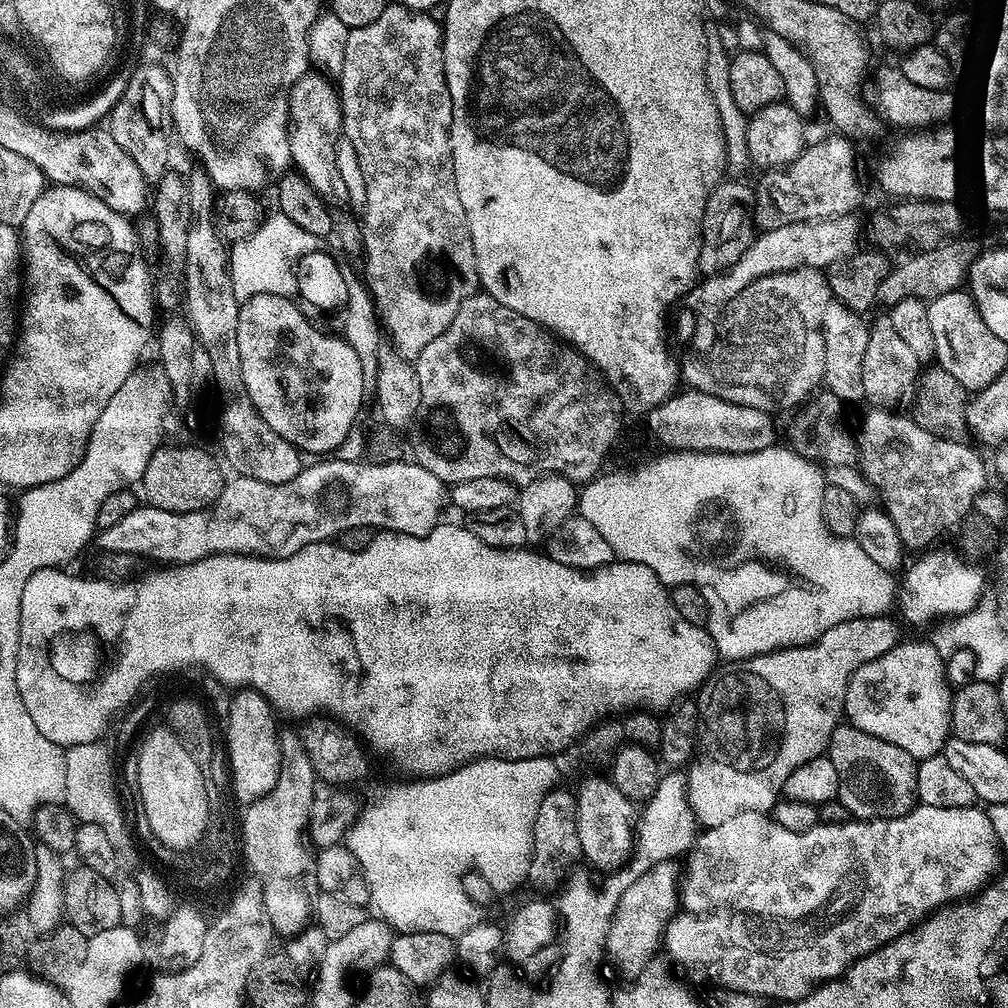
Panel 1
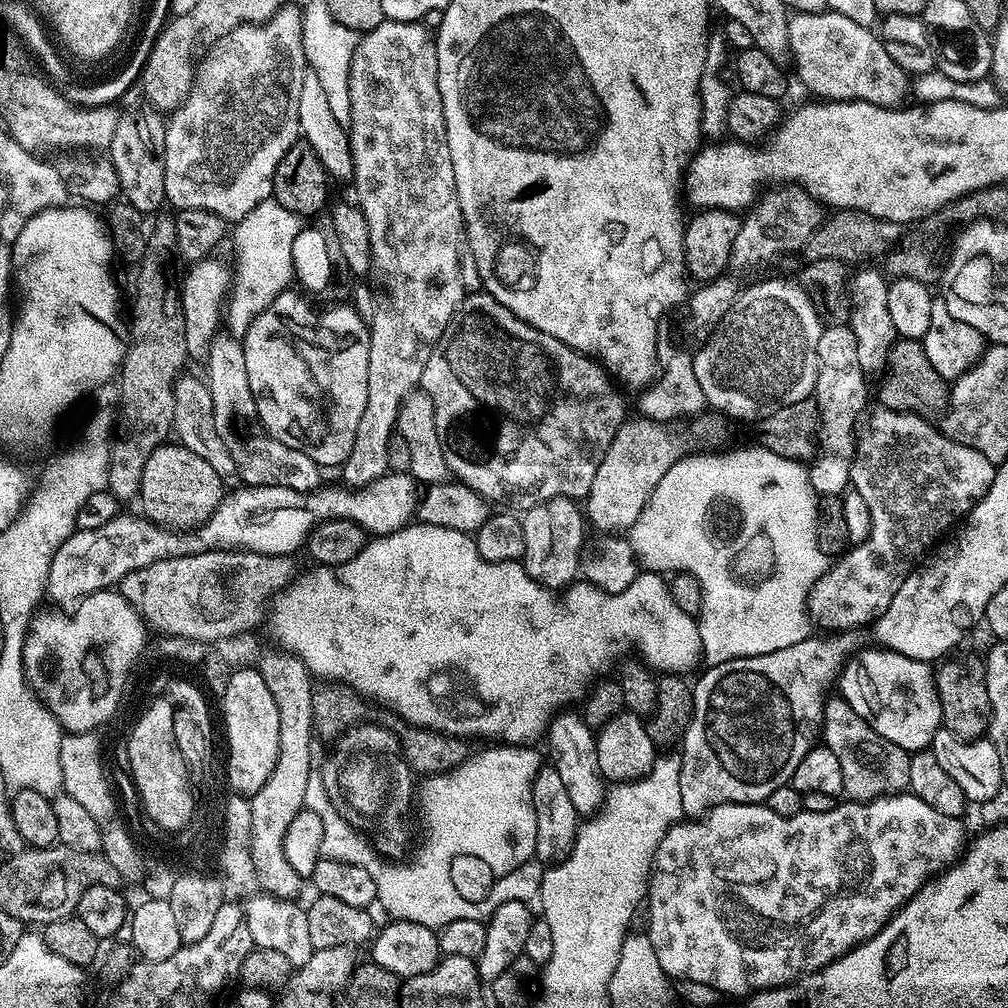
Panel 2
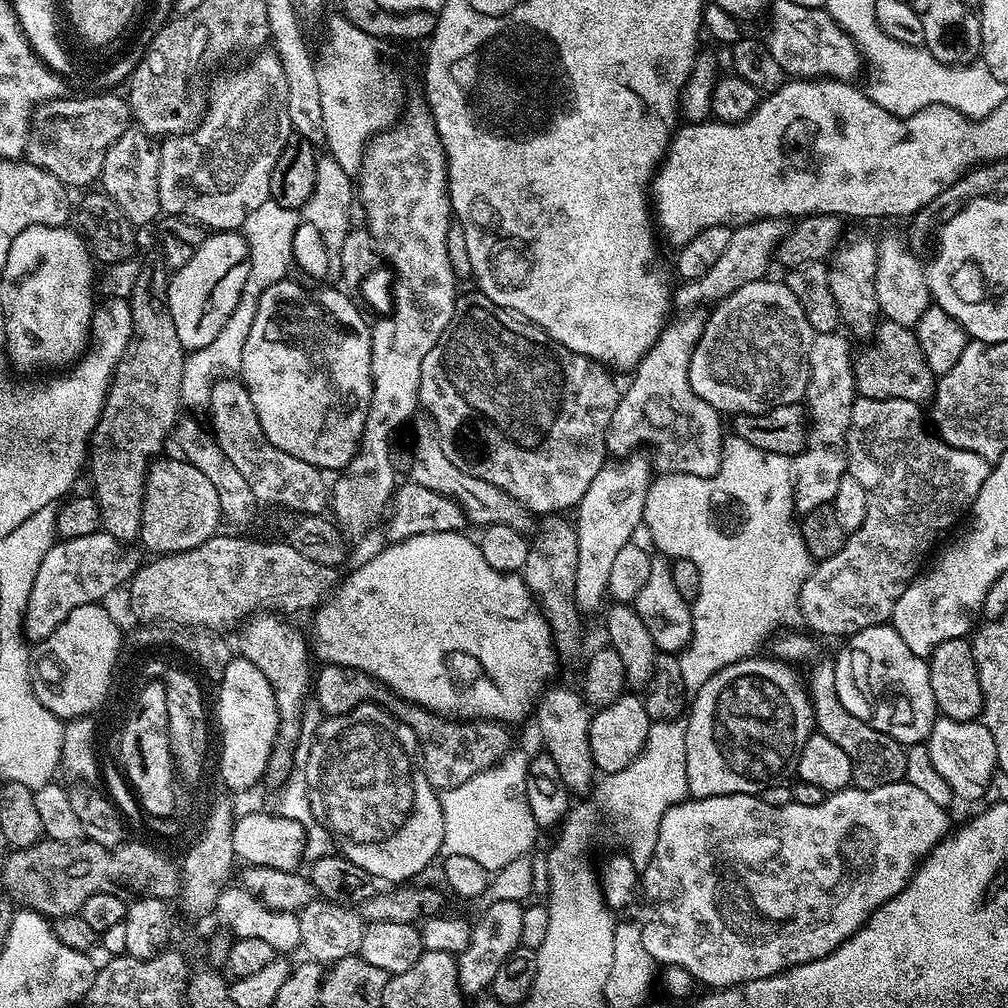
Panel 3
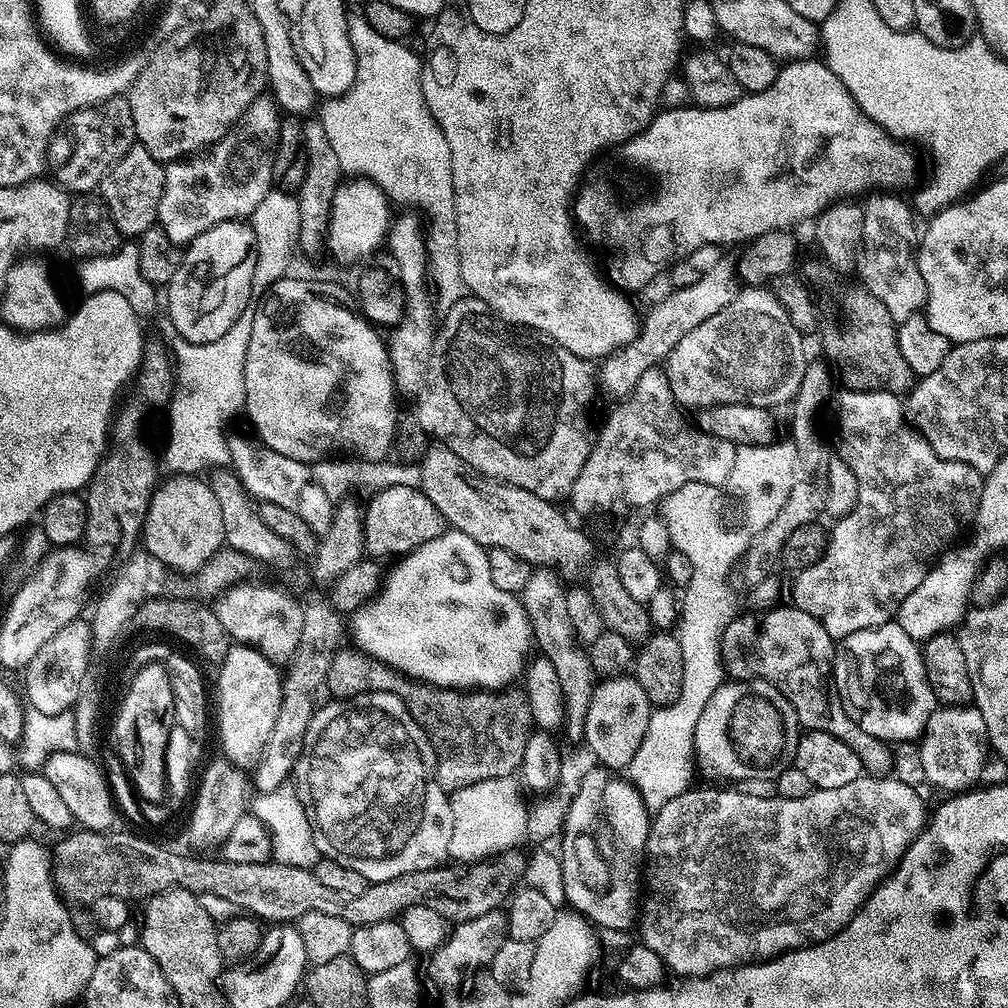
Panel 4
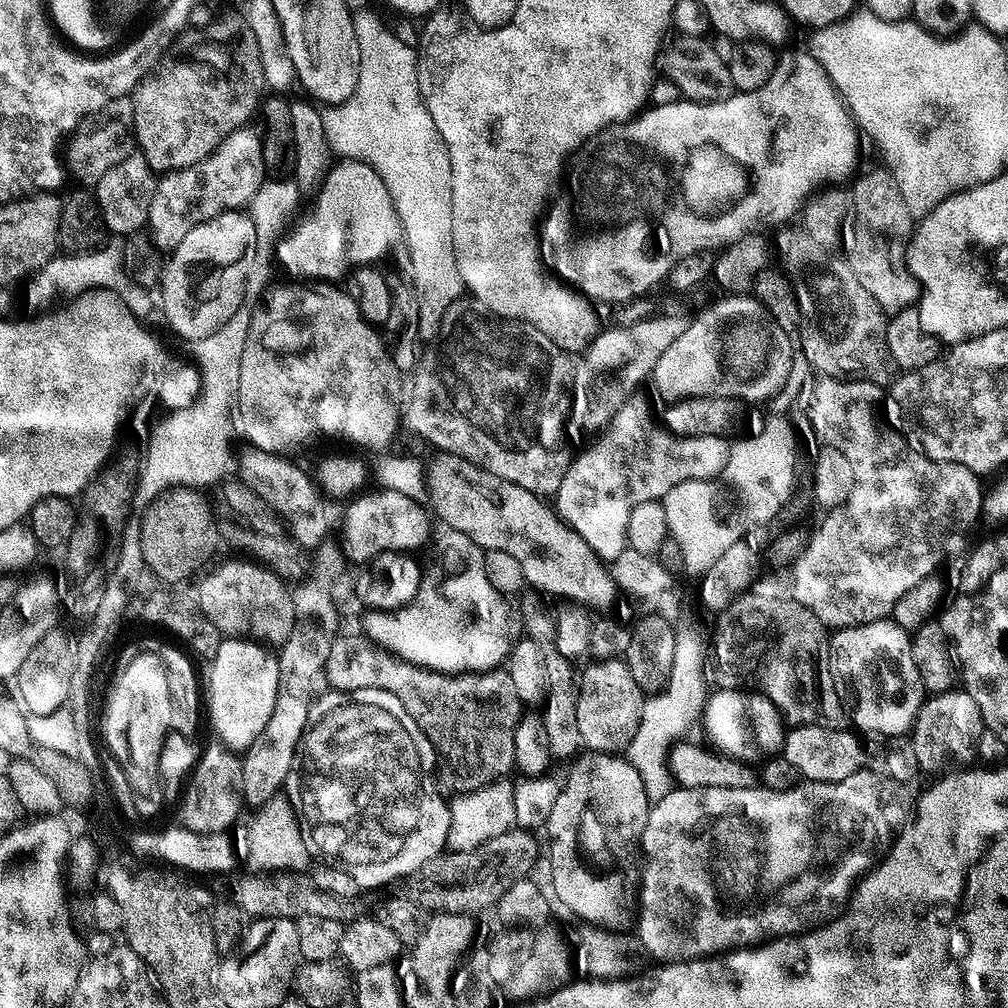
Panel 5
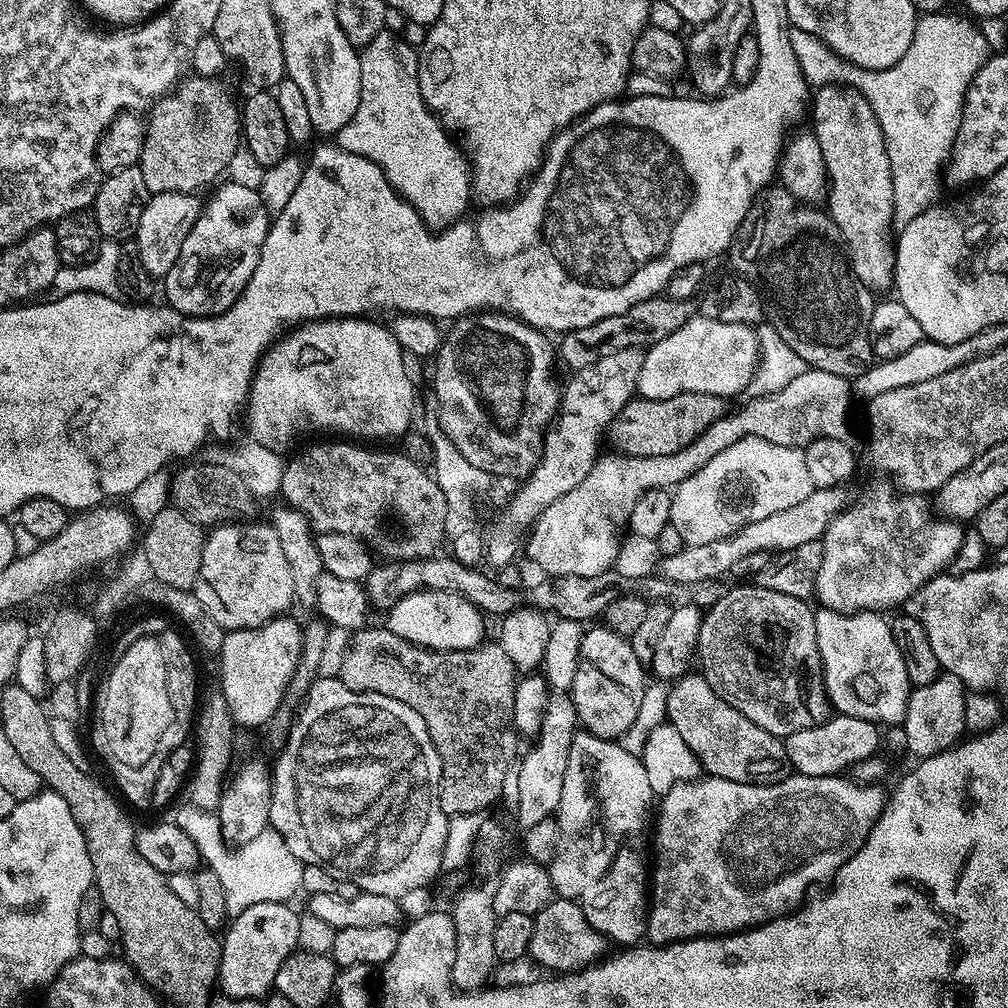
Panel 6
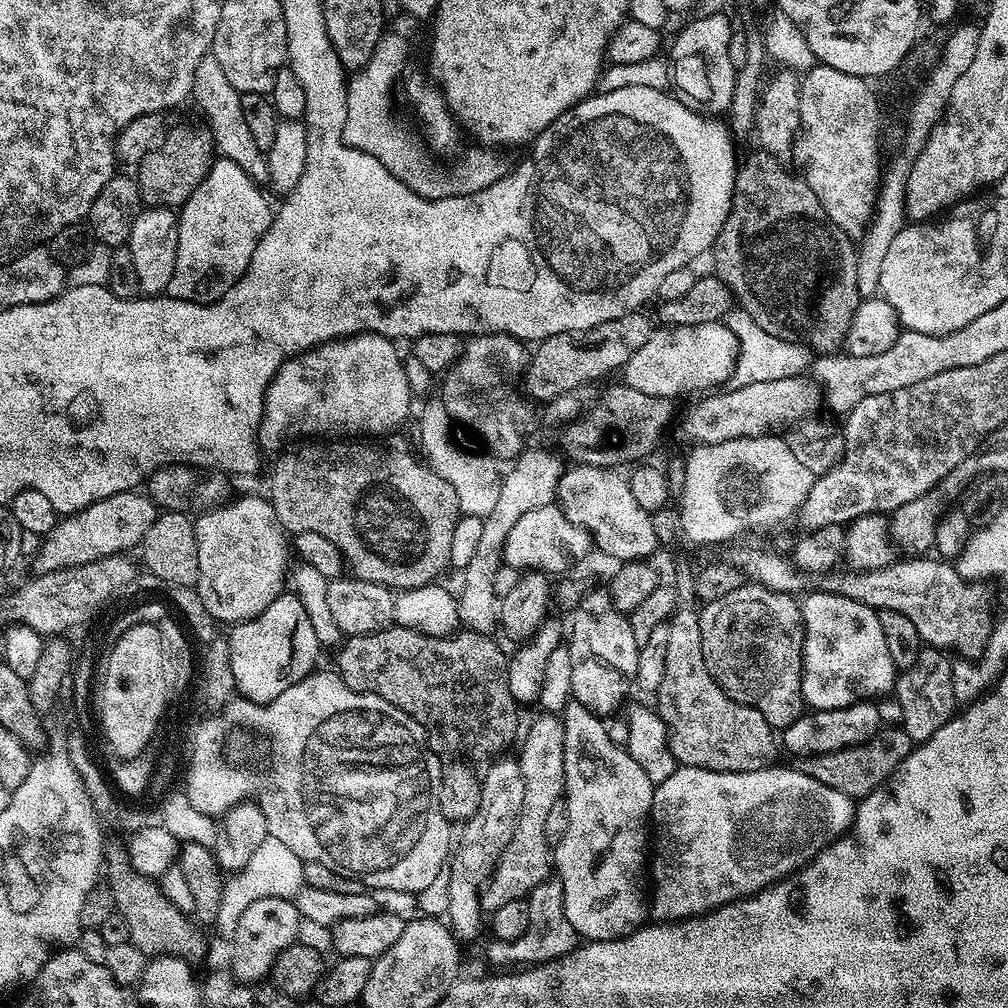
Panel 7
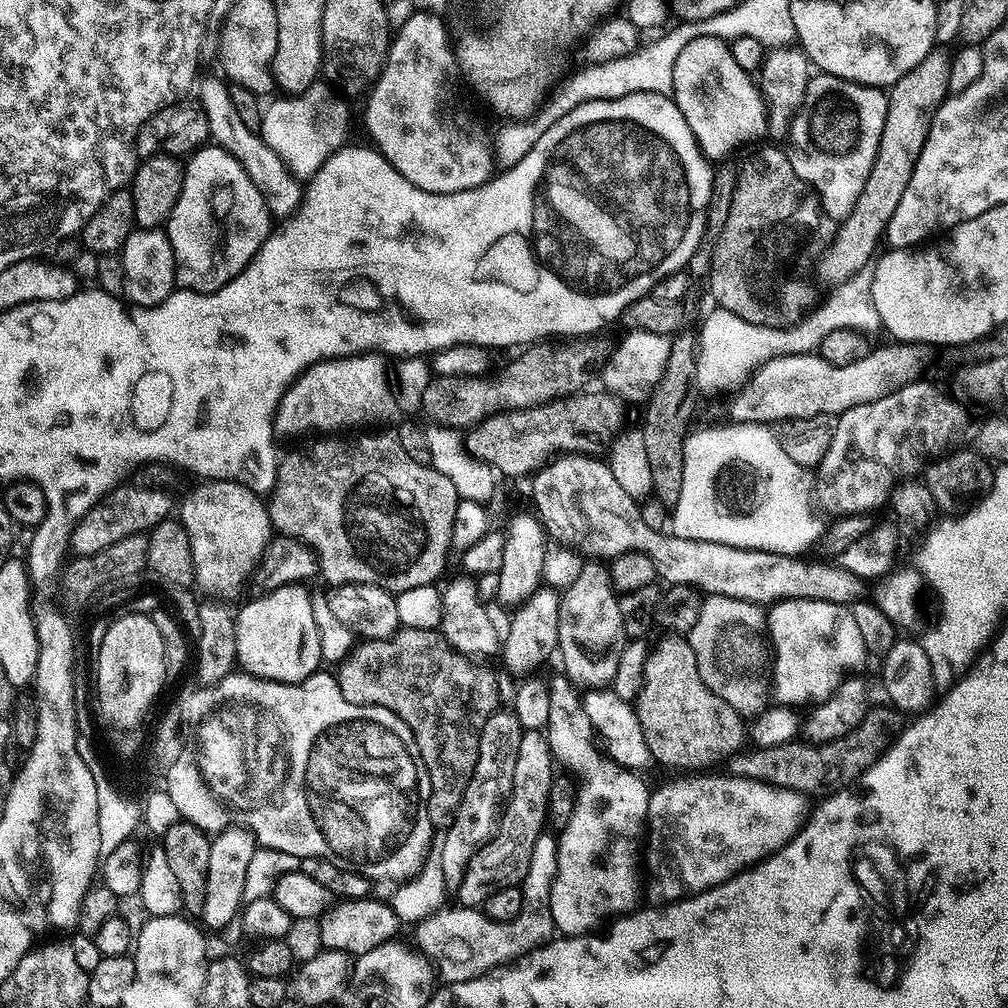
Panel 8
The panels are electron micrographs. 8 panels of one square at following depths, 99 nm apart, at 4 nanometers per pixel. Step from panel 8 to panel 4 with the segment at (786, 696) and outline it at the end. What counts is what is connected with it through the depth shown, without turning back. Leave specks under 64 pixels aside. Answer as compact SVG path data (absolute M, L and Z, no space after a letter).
M895 622L870 630L858 630L839 641L836 644L836 659L832 661L832 678L846 714L850 714L850 718L858 722L858 726L862 726L866 734L874 734L874 738L879 740L915 741L923 736L930 714L938 707L934 690L930 690L926 678L921 645L912 640L910 634L906 634L906 630L902 630L902 626Z

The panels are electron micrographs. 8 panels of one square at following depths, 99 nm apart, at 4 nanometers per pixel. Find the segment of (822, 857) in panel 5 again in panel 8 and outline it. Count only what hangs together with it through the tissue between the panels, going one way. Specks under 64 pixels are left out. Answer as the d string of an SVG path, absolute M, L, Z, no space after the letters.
M698 774L696 778L688 778L686 780L676 780L670 784L664 785L656 792L653 791L648 797L648 819L646 821L646 896L648 896L653 905L672 904L676 900L683 900L685 896L691 896L698 892L705 892L707 888L718 886L722 882L726 882L730 877L737 876L746 868L757 864L759 860L777 852L779 848L784 846L786 842L793 839L800 830L802 823L806 818L806 808L804 812L804 803L806 797L803 792L795 792L794 790L786 790L778 786L770 786L762 782L754 782L754 778L738 778L721 774L721 776L704 776L708 774Z

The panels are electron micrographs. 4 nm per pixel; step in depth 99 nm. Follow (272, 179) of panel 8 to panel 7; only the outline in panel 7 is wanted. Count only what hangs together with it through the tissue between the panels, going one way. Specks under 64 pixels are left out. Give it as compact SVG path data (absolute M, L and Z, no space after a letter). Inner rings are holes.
M210 52L199 60L195 70L192 98L204 112L210 126L208 126L213 143L217 151L236 165L256 183L262 184L268 180L268 163L265 151L253 139L242 112L240 93L230 84L224 70ZM221 151L221 152L220 152Z

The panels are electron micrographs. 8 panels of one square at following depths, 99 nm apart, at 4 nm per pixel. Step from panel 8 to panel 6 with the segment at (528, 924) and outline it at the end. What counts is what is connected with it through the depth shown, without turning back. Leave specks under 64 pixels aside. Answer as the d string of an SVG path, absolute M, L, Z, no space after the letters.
M556 898L534 918L534 934L530 938L528 951L531 959L534 958L542 967L549 968L549 973L567 974L579 972L580 969L597 963L605 955L604 944L606 945L606 937L594 930L594 926L590 926L586 914L582 914L577 904Z

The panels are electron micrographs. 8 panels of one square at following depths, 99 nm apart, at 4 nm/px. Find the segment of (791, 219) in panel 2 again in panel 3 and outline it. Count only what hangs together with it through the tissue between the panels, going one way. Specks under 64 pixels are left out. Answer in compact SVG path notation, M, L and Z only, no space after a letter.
M783 219L756 220L744 227L737 227L730 238L730 246L726 246L726 250L722 253L722 258L718 258L718 262L714 262L714 266L710 266L710 270L706 270L706 274L702 274L700 280L687 281L686 288L689 288L692 292L680 292L677 296L675 293L675 307L677 304L678 307L684 308L680 310L696 310L701 307L700 303L712 306L721 300L725 300L730 294L734 294L734 290L738 290L755 280L765 279L769 275L768 260L770 264L770 257L773 255L776 245L788 235L789 231L789 225Z

